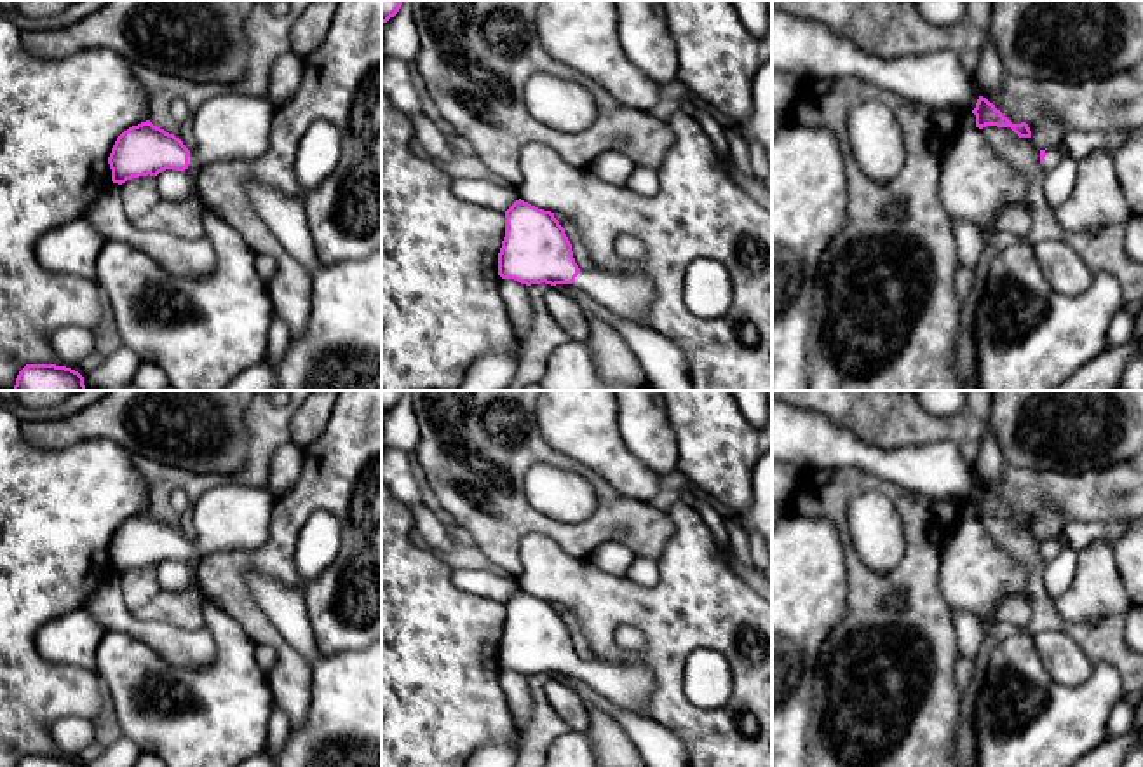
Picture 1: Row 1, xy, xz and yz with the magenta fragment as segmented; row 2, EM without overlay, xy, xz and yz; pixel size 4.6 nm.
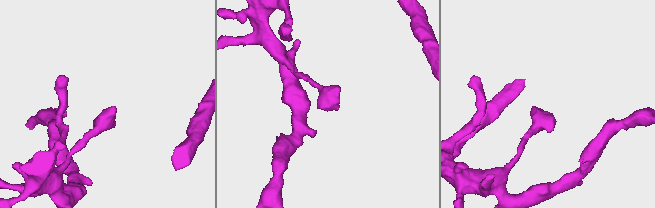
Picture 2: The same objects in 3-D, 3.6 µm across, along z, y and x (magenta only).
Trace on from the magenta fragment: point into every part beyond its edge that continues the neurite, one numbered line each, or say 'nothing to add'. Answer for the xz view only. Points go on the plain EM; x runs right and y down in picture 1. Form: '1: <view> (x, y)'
1: xz (626, 685)

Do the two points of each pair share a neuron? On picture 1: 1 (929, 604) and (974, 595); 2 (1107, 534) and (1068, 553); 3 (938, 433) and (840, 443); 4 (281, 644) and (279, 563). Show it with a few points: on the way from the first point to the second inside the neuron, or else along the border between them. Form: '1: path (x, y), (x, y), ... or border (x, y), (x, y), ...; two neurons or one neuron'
1: border (938, 560), (938, 591), (953, 607); two neurons
2: border (1068, 543), (1075, 549); two neurons
3: border (828, 419), (849, 429), (863, 441), (884, 447); two neurons
4: path (253, 617), (239, 604), (239, 574), (251, 563); one neuron

